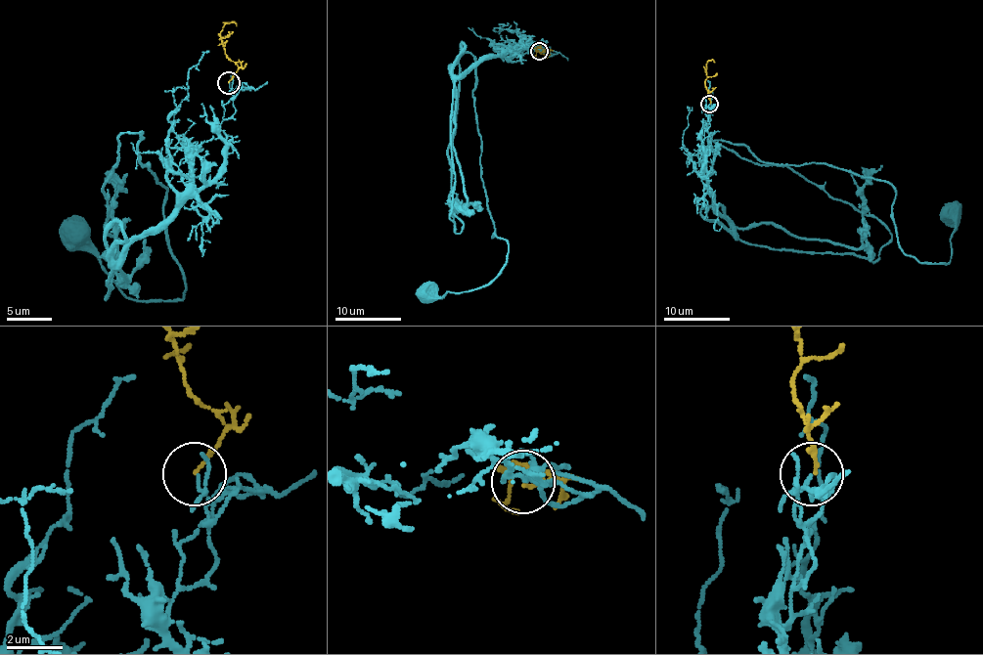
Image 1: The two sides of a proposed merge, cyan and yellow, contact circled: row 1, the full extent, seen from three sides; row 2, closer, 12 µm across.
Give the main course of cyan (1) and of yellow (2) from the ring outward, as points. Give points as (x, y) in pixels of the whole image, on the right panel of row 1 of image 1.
1: (709, 104), (734, 234), (867, 245), (862, 212), (710, 141), (886, 181), (925, 262), (950, 260), (950, 203)
2: (710, 104), (705, 69), (709, 61), (712, 60), (714, 63)

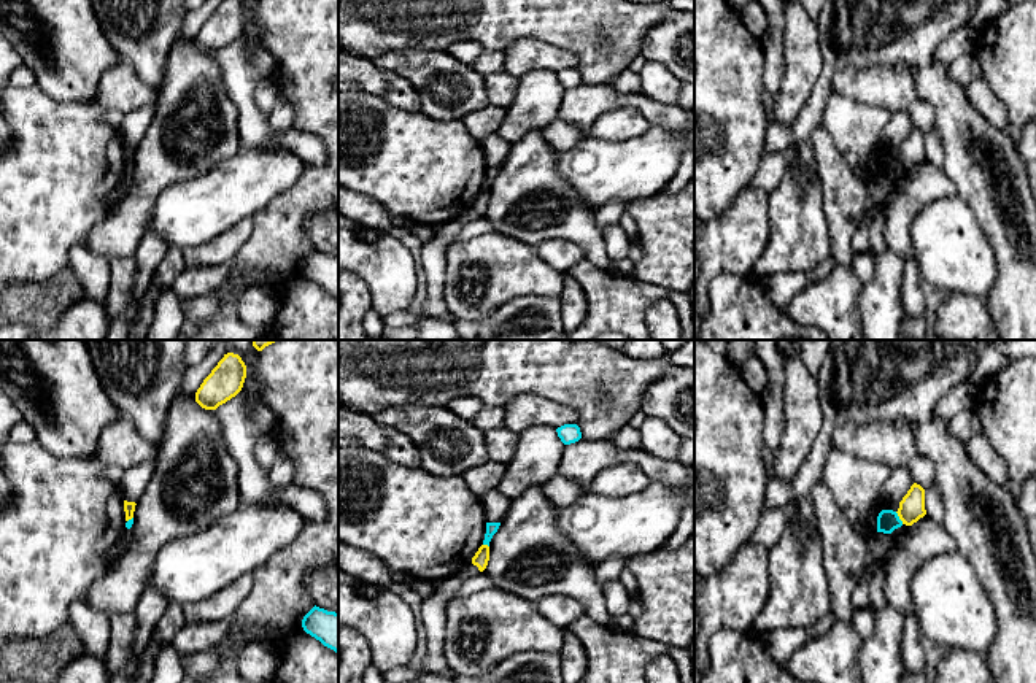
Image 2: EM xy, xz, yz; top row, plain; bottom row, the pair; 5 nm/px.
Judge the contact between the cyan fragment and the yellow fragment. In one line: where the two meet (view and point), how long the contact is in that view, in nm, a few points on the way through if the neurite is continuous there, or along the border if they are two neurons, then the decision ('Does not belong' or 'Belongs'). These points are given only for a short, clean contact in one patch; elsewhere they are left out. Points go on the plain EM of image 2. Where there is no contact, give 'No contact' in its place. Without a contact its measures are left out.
Touches cyan at yz (898, 162). Shared border 80 nm. Boundary: yz (895, 156), (903, 167). Does not belong

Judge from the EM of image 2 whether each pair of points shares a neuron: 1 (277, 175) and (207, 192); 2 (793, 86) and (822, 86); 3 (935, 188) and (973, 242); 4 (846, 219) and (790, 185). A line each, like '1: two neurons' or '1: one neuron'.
1: one neuron
2: two neurons
3: two neurons
4: two neurons

